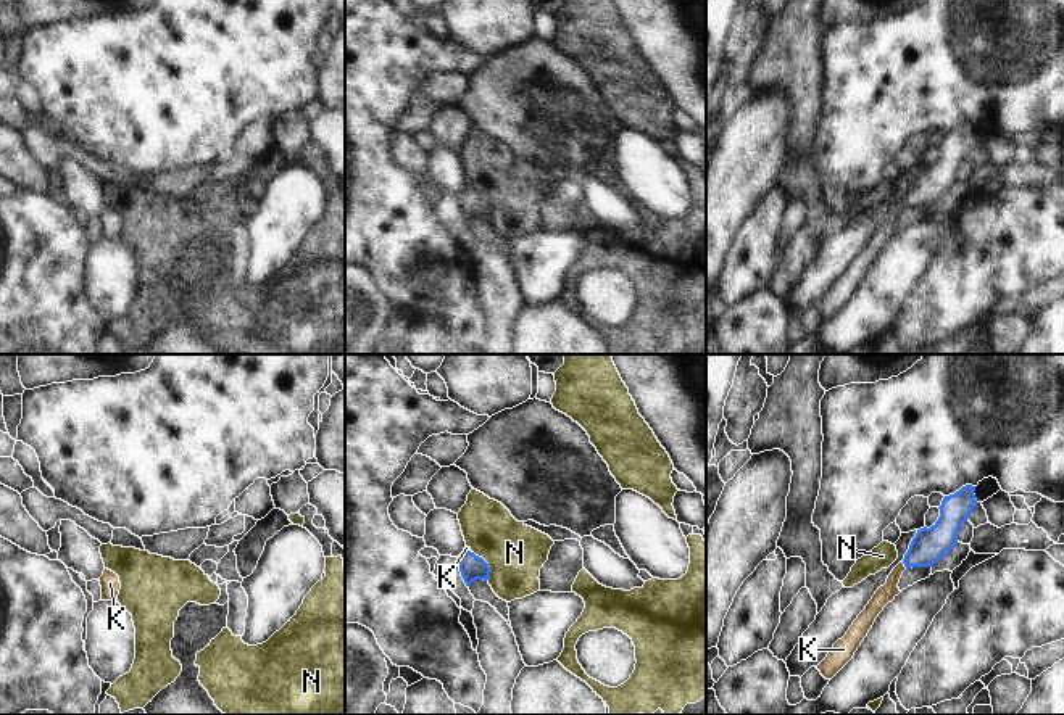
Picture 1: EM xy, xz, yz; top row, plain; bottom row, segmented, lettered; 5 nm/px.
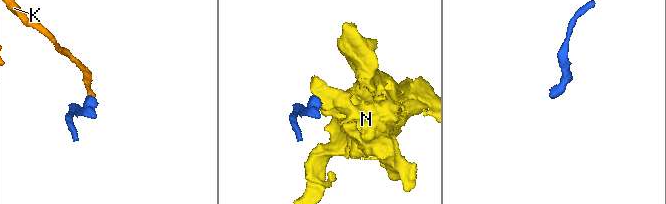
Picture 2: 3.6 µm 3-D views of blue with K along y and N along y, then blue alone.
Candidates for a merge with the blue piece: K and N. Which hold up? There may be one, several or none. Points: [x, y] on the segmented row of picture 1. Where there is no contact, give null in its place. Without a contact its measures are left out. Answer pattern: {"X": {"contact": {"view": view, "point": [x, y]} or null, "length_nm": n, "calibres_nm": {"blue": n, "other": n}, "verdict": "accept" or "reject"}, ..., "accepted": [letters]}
{"K": {"contact": {"view": "yz", "point": [905, 566]}, "length_nm": 40, "calibres_nm": {"blue": 170, "other": 90}, "verdict": "accept"}, "N": {"contact": {"view": "xz", "point": [487, 566]}, "length_nm": 170, "calibres_nm": {"blue": 130, "other": 300}, "verdict": "reject"}, "accepted": ["K"]}

